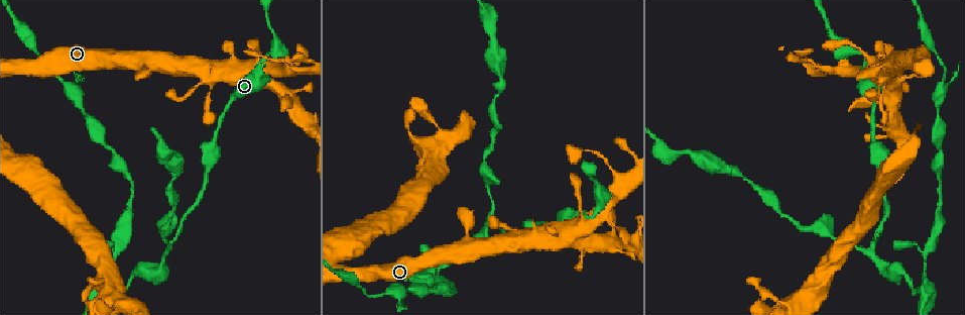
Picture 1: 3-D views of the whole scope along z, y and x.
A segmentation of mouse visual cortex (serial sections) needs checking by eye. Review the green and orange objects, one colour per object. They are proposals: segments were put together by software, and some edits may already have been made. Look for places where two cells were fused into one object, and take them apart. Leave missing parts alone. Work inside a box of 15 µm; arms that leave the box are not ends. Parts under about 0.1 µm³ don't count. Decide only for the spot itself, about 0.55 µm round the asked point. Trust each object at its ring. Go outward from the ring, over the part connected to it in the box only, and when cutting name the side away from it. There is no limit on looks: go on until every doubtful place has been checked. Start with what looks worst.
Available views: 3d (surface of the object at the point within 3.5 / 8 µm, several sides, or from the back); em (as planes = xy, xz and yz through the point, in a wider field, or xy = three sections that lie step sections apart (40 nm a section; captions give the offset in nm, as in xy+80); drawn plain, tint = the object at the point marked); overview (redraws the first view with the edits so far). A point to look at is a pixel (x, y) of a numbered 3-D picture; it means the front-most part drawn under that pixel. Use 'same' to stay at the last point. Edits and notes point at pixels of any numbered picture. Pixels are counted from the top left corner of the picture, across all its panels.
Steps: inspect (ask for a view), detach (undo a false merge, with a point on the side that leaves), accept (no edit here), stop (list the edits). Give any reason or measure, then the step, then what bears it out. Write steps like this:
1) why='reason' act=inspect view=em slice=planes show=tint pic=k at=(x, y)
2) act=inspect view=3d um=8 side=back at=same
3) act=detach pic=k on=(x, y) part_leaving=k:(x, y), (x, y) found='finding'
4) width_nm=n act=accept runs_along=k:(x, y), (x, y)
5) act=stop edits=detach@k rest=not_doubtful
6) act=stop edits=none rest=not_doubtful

why='branch point' act=inspect view=3d um=3.5 side=back pic=1 at=(869, 249)

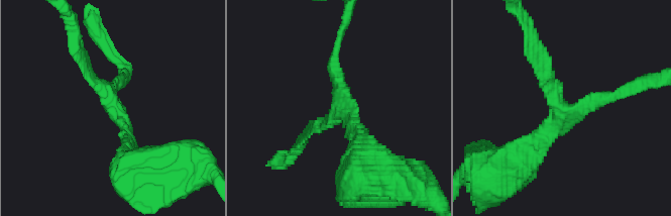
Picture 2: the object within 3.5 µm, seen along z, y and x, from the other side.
why='need the tissue' act=inspect view=em slice=xy step=1 show=tint pic=2 at=(114, 107)

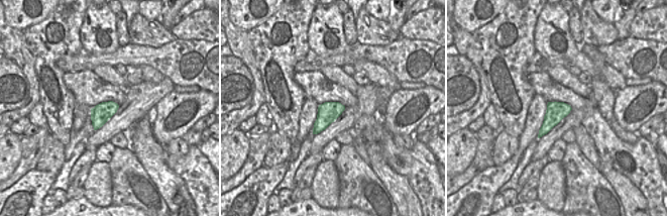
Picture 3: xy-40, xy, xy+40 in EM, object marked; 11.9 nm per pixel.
width_nm=260 act=accept runs_along=2:(81, 54), (121, 119), (133, 158) found='one cell here'

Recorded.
why='three-way junction' act=inspect view=3d um=3.5 pic=1 at=(439, 277)

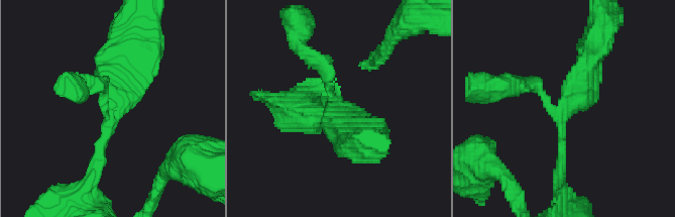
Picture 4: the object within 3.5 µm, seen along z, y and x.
arms=3 arm_widths_nm=200,200,450 why='need the tissue' act=inspect view=em slice=xy step=3 show=tint pic=4 at=(337, 101)

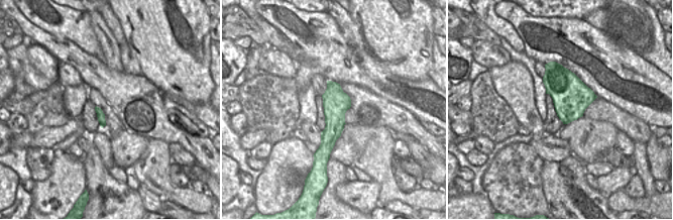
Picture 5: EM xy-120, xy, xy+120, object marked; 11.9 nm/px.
act=accept runs_along=4:(90, 182), (124, 89), (124, 61) found='continuous, no second cell'

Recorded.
why='sudden change in width' act=inspect view=3d um=3.5 pic=1 at=(942, 79)

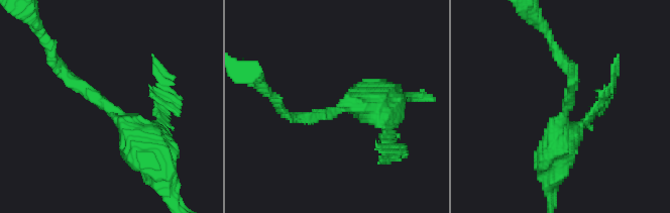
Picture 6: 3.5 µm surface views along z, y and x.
arm_widths_nm=150,600 act=inspect view=em slice=xy step=1 show=tint pic=6 at=(338, 108)

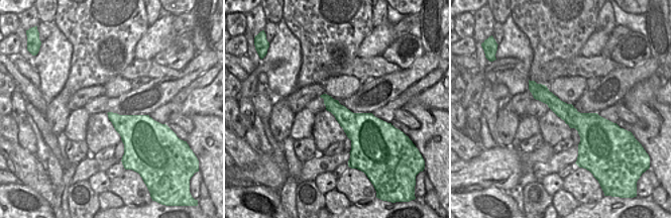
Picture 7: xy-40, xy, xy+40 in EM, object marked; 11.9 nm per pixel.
act=accept runs_along=6:(157, 167), (111, 110), (62, 71) found='one cell here'

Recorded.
act=stop edits=none rest=not_doubtful

